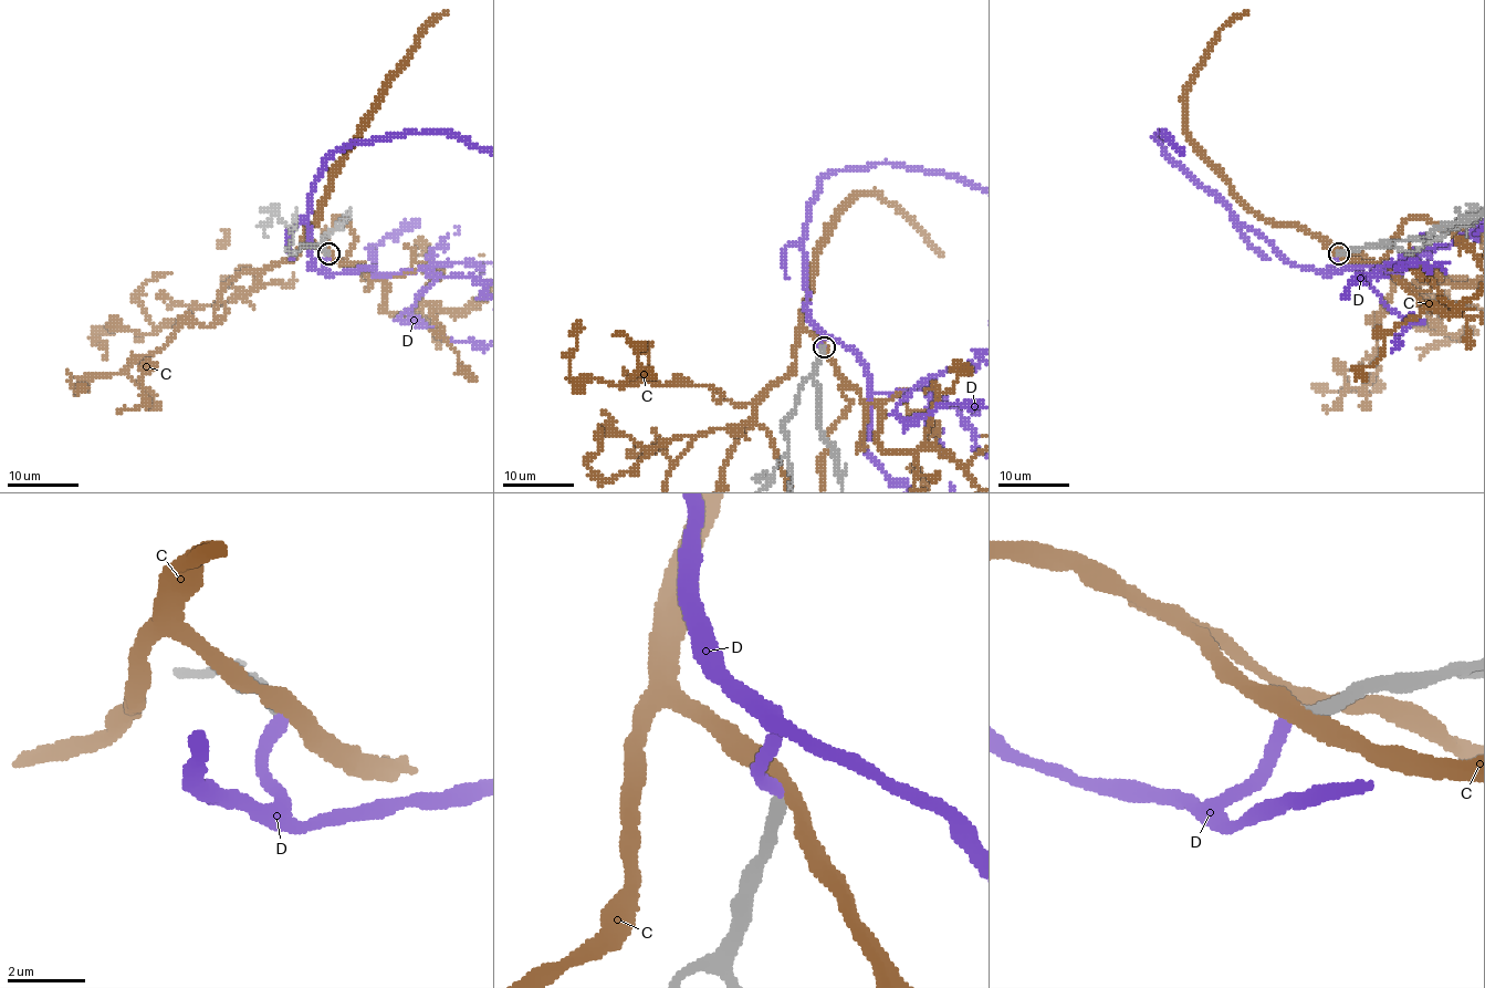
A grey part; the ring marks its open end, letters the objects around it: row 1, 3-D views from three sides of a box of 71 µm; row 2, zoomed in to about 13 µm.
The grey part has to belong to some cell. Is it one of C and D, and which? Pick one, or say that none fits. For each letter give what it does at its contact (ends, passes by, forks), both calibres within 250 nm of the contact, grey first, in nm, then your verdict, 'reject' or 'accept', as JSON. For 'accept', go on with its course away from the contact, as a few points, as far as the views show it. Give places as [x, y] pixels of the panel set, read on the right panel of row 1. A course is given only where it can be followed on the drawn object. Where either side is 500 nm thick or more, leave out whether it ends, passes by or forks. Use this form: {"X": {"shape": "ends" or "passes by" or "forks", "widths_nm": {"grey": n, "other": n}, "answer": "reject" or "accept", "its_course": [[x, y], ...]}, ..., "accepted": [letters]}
{"C": {"shape": "passes by", "widths_nm": {"grey": 360, "other": 440}, "answer": "reject"}, "D": {"shape": "ends", "widths_nm": {"grey": 340, "other": 340}, "answer": "accept"}, "accepted": ["D"]}

